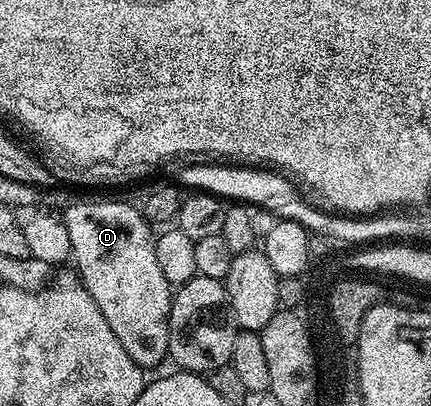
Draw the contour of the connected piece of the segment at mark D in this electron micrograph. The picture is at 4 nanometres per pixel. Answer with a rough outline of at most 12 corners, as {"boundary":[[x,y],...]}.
{"boundary":[[141,208],[62,211],[70,259],[122,349],[167,360],[174,291]]}

